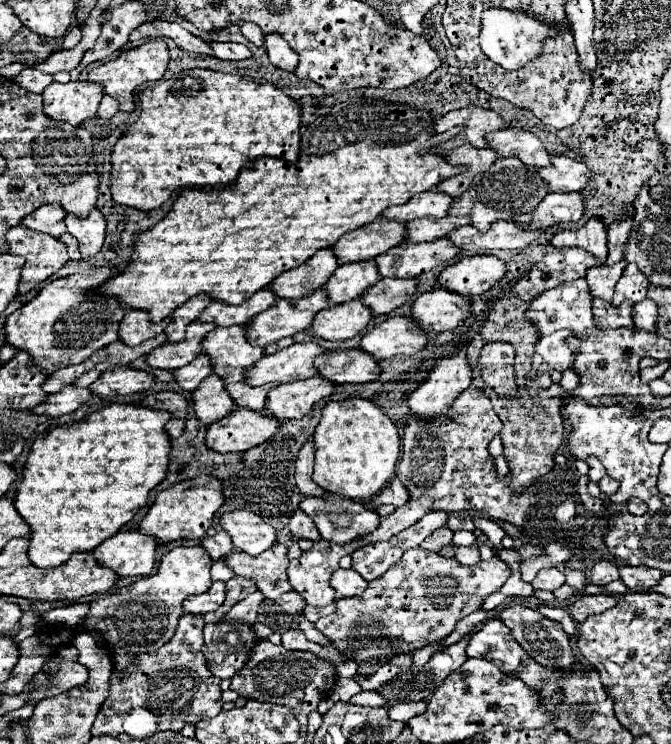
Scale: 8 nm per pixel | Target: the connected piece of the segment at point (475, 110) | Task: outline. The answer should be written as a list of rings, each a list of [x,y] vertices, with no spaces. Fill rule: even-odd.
[[[464,107],[464,109],[454,109],[454,111],[446,113],[444,117],[436,119],[432,133],[444,133],[458,125],[464,127],[462,135],[466,137],[466,143],[470,143],[474,147],[486,147],[488,145],[484,141],[486,133],[508,127],[500,119],[500,115],[496,115],[494,111],[488,111],[482,107]]]

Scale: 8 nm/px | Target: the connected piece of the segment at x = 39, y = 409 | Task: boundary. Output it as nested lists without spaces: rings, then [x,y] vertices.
[[[68,385],[64,391],[56,395],[48,395],[48,399],[32,409],[36,415],[48,415],[48,417],[60,417],[66,413],[72,413],[78,409],[78,405],[86,403],[90,399],[90,389],[80,389],[74,385]]]

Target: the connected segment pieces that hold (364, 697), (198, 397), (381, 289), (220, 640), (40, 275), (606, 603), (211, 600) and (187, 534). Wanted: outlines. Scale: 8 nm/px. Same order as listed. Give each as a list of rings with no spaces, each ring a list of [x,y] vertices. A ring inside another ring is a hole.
[[[362,691],[362,693],[354,695],[350,699],[350,703],[364,705],[364,707],[380,707],[380,705],[384,705],[384,697],[380,693],[376,693],[376,691]]]
[[[208,375],[206,379],[202,379],[200,387],[192,393],[194,415],[206,427],[210,427],[212,423],[224,419],[224,415],[228,415],[234,407],[236,407],[236,403],[226,393],[224,381],[216,375]]]
[[[380,279],[372,291],[364,293],[362,303],[372,309],[372,315],[388,315],[390,311],[402,307],[416,293],[414,279]]]
[[[206,623],[202,653],[208,661],[212,675],[232,679],[250,659],[252,647],[260,641],[254,625],[250,623]]]
[[[24,225],[12,227],[6,235],[12,255],[22,255],[26,259],[18,283],[20,293],[28,293],[38,283],[46,281],[68,261],[66,245],[58,239],[26,229]]]
[[[582,595],[570,609],[570,615],[574,621],[582,623],[586,617],[604,613],[606,609],[616,605],[616,597],[612,595]]]
[[[216,581],[212,583],[212,587],[206,593],[194,595],[184,599],[182,607],[186,613],[208,613],[208,611],[216,611],[222,603],[224,603],[224,583]]]
[[[200,475],[196,479],[172,485],[156,495],[156,501],[148,509],[146,517],[140,521],[138,531],[158,539],[160,543],[170,543],[178,539],[200,539],[212,525],[214,513],[222,507],[222,483],[210,475]]]

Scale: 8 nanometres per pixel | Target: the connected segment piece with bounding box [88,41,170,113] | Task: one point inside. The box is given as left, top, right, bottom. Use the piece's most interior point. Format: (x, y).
(120, 77)

